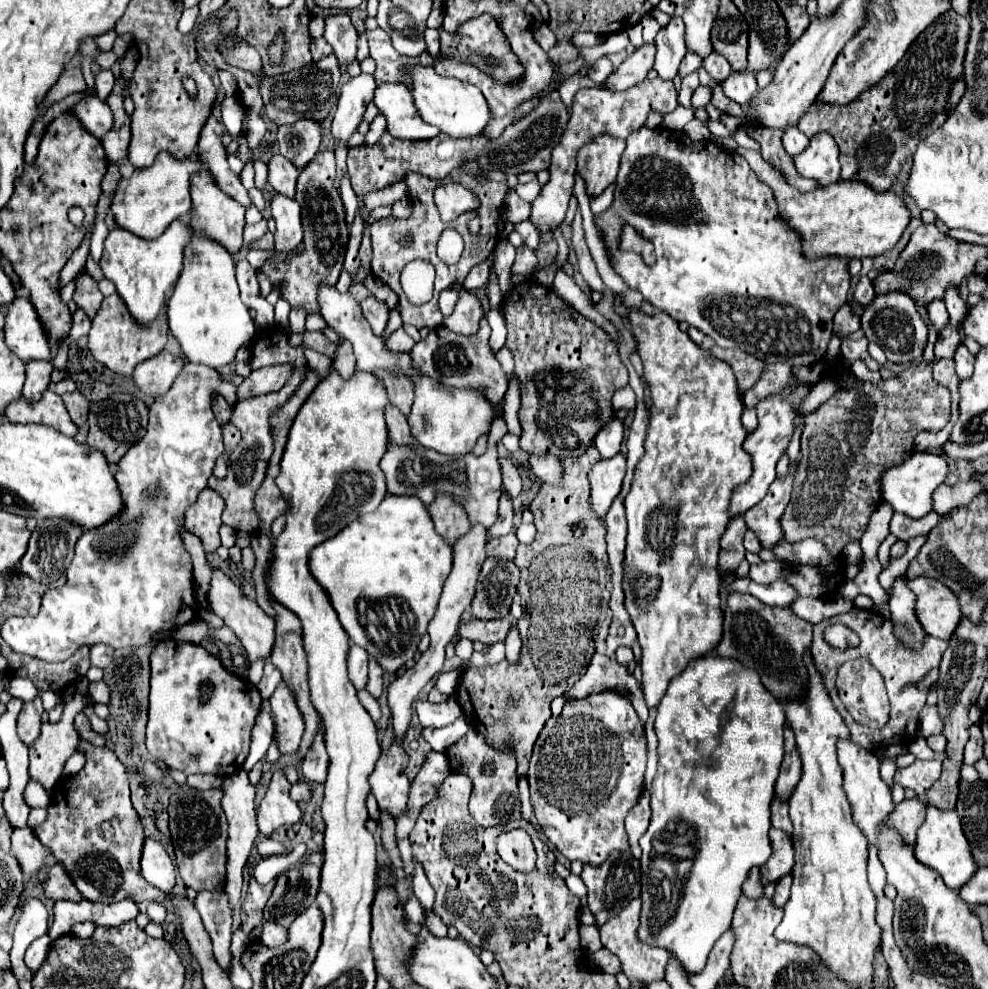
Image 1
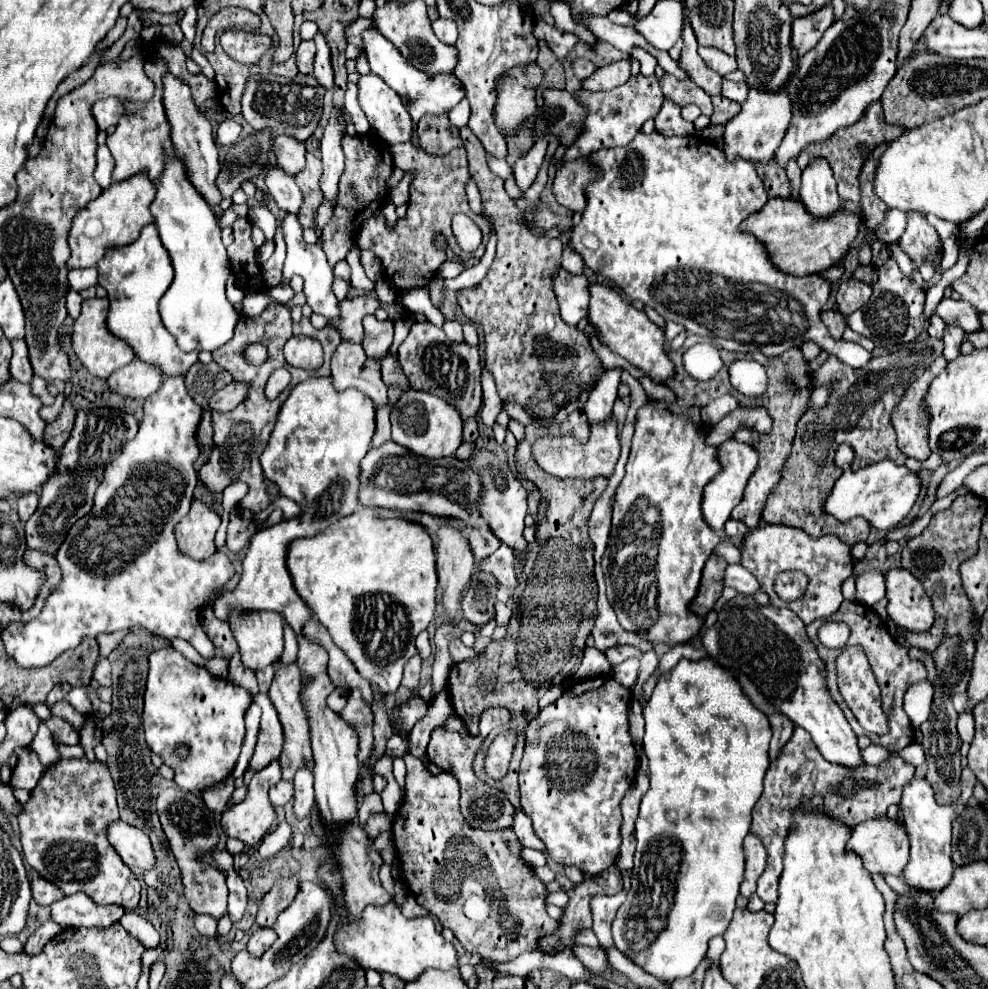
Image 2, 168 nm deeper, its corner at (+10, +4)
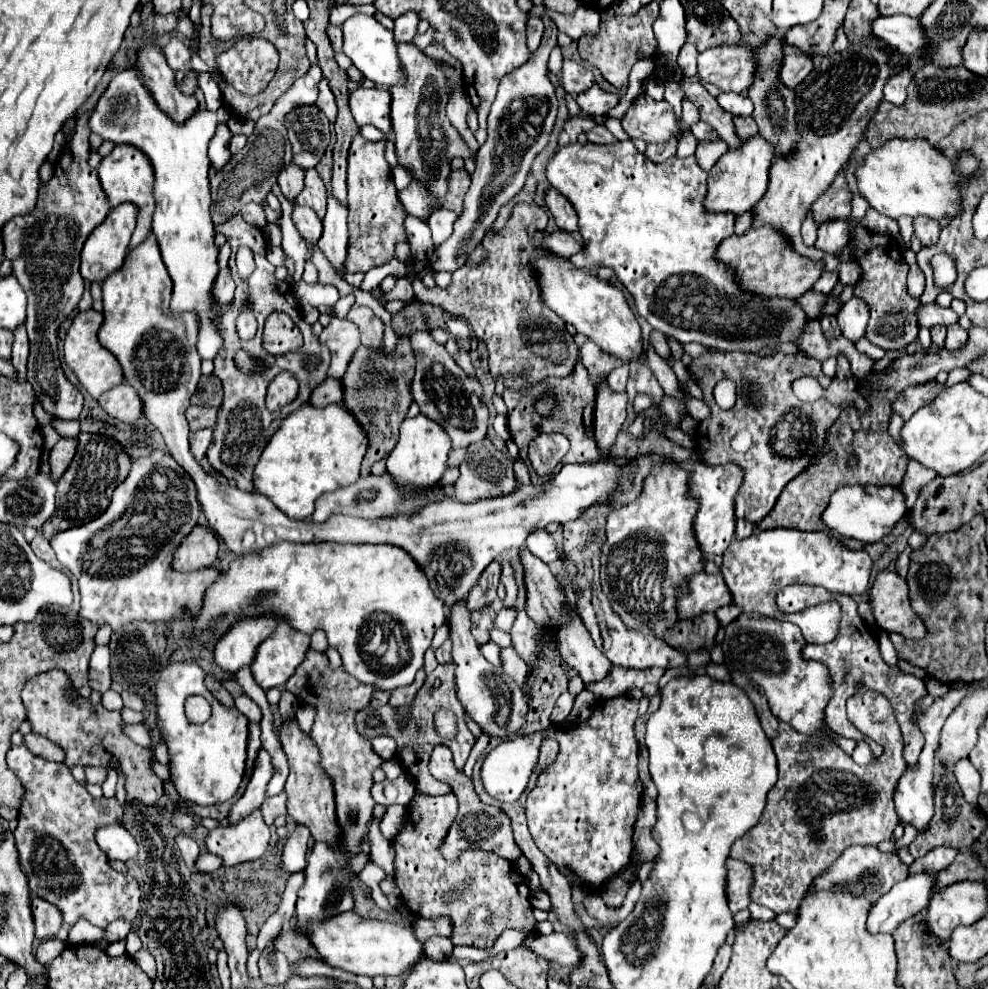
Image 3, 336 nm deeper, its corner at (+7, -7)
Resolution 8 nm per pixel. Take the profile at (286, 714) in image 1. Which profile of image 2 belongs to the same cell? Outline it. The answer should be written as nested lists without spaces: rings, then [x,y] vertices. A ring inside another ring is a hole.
[[[256,694],[254,702],[262,708],[262,720],[260,720],[260,734],[256,752],[250,760],[250,768],[260,770],[268,766],[272,760],[276,760],[284,746],[284,728],[280,724],[280,718],[276,716],[276,708],[270,702],[268,694]]]

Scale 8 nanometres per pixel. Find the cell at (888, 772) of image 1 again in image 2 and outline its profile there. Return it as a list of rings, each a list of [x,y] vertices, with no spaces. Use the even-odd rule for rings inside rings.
[[[870,744],[868,748],[862,750],[862,756],[866,760],[866,764],[870,766],[880,766],[882,762],[886,762],[890,758],[890,752],[886,748],[880,748],[878,744]]]

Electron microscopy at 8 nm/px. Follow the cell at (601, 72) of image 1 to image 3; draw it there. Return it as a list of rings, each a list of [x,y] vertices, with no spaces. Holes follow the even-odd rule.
[[[563,59],[563,71],[561,71],[561,83],[563,83],[563,89],[571,95],[579,95],[583,91],[587,91],[595,79],[593,79],[593,71],[583,67],[581,63],[577,61],[571,61],[571,59]]]

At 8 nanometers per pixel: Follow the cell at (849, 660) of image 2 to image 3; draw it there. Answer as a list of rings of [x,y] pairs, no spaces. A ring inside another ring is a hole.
[[[863,691],[849,699],[847,715],[849,721],[861,733],[867,733],[867,737],[883,745],[883,755],[861,767],[839,745],[827,739],[811,739],[811,735],[799,735],[799,731],[795,731],[789,723],[779,723],[779,735],[771,739],[779,761],[779,781],[767,795],[767,807],[759,823],[749,829],[749,835],[745,833],[731,847],[731,857],[745,861],[753,869],[751,901],[773,909],[775,915],[797,911],[811,879],[819,875],[825,867],[829,867],[847,847],[879,845],[881,841],[891,839],[893,829],[899,825],[899,817],[893,805],[893,793],[899,777],[907,769],[907,763],[903,758],[904,742],[901,729],[891,711],[891,703],[885,695],[879,695],[875,691]]]

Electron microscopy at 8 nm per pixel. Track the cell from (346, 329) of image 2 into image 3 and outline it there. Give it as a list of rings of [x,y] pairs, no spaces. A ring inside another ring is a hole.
[[[333,317],[329,327],[325,327],[319,335],[319,341],[329,347],[331,351],[331,365],[327,369],[327,377],[341,379],[347,371],[347,365],[351,361],[351,355],[355,353],[355,347],[361,345],[359,341],[359,329],[349,323],[347,319]]]

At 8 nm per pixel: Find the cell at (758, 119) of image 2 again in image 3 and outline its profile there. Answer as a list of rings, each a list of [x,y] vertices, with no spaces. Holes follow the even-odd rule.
[[[759,135],[745,141],[743,147],[739,147],[739,151],[727,151],[709,171],[707,195],[703,199],[703,207],[707,207],[707,213],[741,215],[745,211],[751,211],[751,207],[767,191],[771,163],[773,163],[773,145],[763,141],[763,137]]]

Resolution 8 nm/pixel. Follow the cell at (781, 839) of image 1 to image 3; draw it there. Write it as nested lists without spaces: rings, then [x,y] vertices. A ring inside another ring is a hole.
[[[727,859],[727,903],[733,913],[745,909],[751,899],[749,899],[749,887],[751,887],[751,867],[747,863],[741,863],[737,859]]]

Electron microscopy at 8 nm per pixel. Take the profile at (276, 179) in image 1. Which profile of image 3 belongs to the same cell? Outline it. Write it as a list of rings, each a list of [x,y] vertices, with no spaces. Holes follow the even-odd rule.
[[[293,207],[293,223],[307,243],[315,245],[319,241],[323,225],[315,211],[311,211],[309,207]]]

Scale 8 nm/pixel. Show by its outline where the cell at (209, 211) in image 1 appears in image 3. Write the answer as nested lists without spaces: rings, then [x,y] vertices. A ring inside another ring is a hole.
[[[147,43],[137,53],[135,63],[143,75],[147,89],[155,95],[159,107],[175,121],[185,121],[197,109],[197,99],[181,95],[175,83],[175,71],[163,59],[163,49],[157,43]]]

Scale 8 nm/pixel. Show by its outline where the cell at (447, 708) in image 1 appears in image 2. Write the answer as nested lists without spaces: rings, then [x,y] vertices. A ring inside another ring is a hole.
[[[362,506],[352,516],[332,524],[324,532],[312,538],[294,540],[288,548],[286,564],[298,594],[312,608],[316,618],[328,626],[334,644],[354,662],[362,678],[378,684],[384,694],[394,696],[402,682],[402,668],[416,652],[414,640],[428,628],[436,610],[438,576],[428,530],[410,520],[380,518],[374,508]]]

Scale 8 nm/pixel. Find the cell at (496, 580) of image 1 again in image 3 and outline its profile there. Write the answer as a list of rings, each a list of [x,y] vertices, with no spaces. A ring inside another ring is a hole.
[[[487,607],[487,609],[481,609],[481,611],[475,611],[471,615],[471,621],[473,621],[473,637],[477,641],[477,645],[483,645],[489,641],[489,631],[493,629],[493,621],[495,621],[495,611],[493,607]]]

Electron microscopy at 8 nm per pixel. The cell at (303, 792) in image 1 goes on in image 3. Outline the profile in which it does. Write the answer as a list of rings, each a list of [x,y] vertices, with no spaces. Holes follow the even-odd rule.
[[[285,793],[267,797],[267,799],[263,801],[261,813],[263,813],[263,819],[265,819],[267,825],[273,825],[273,821],[275,821],[279,815],[287,813],[287,811],[285,811],[285,801],[287,801],[287,799],[285,799]]]

